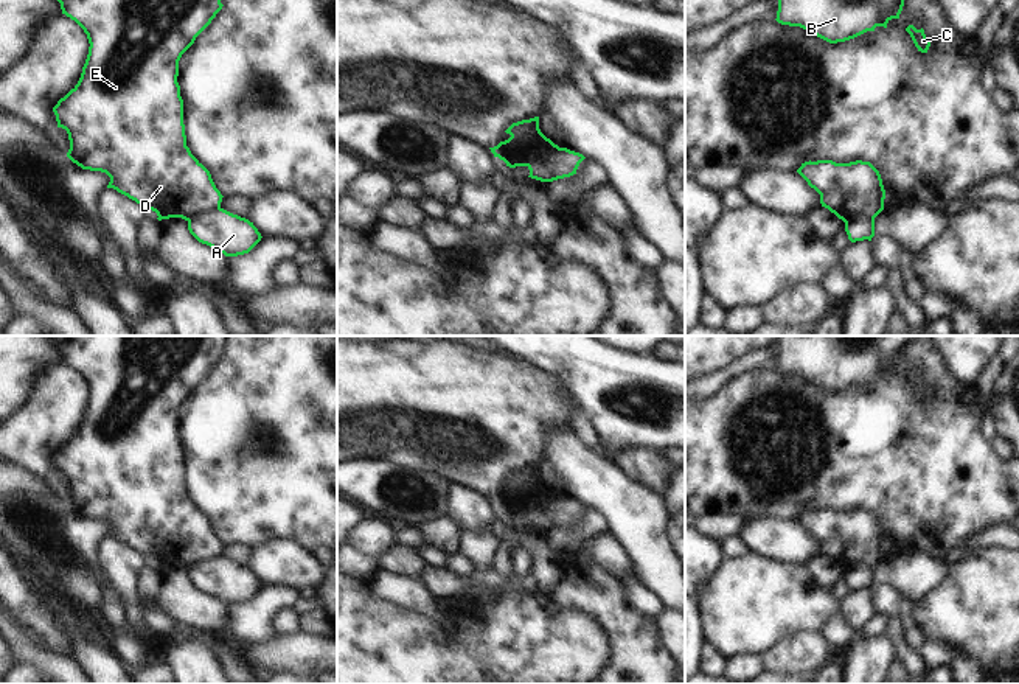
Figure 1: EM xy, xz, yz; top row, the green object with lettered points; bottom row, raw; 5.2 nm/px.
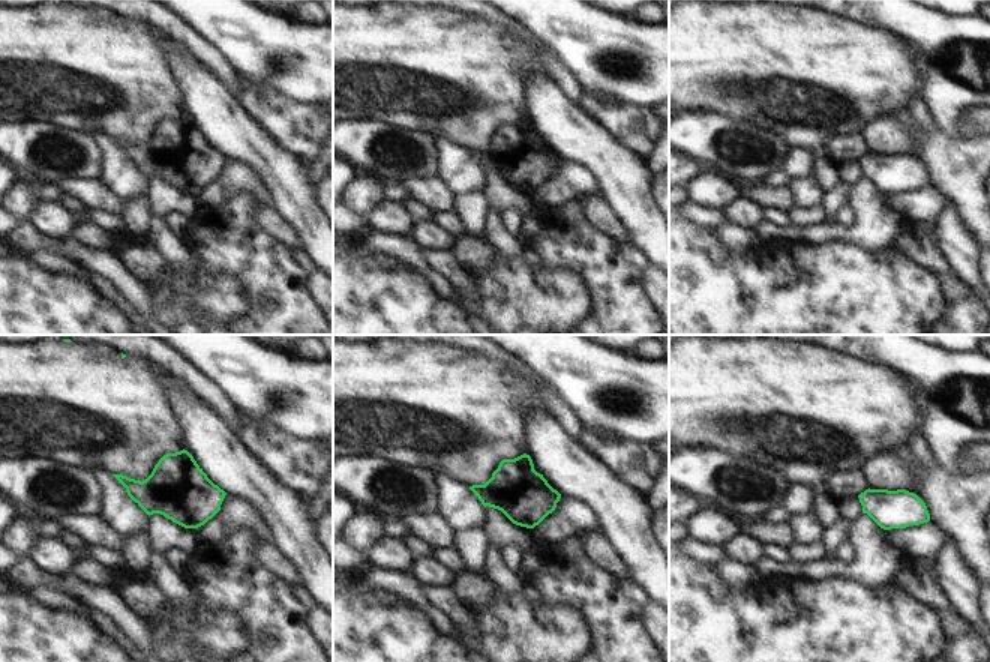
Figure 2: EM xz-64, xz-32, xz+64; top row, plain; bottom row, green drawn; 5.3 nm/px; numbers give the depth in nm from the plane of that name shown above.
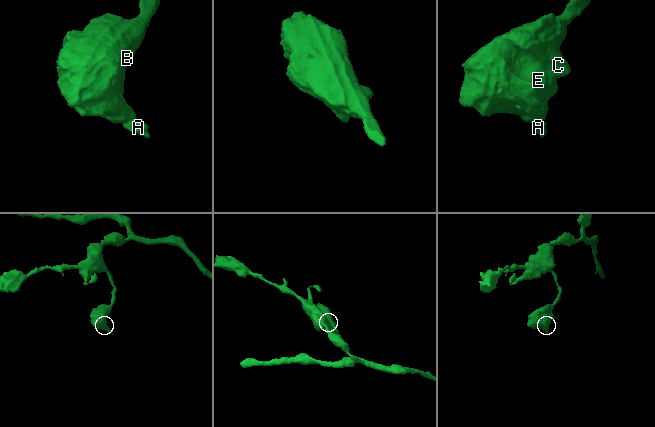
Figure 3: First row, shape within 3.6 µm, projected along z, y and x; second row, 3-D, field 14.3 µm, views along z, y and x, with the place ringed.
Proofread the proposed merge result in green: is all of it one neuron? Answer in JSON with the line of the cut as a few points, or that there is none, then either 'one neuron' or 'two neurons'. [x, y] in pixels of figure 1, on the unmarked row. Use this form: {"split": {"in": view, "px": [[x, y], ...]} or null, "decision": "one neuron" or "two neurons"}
{"split": {"in": "xz", "px": [[561, 496], [544, 509], [552, 519], [552, 527]]}, "decision": "two neurons"}

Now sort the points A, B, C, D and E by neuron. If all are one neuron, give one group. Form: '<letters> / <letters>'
A / B C D E

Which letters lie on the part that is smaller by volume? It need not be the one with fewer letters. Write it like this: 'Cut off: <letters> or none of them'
Cut off: A

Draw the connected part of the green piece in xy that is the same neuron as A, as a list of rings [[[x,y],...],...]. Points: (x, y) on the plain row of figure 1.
[[[224,557],[194,563],[188,578],[199,591],[225,605],[249,602],[263,586],[253,571]]]

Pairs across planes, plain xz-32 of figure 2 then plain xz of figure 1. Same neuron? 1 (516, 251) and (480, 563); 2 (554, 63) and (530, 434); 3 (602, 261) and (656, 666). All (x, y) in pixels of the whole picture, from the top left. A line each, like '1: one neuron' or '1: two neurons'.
1: two neurons
2: two neurons
3: one neuron

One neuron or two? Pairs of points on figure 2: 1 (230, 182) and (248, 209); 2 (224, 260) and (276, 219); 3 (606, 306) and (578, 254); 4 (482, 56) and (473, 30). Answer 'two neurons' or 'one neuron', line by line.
1: two neurons
2: two neurons
3: one neuron
4: one neuron

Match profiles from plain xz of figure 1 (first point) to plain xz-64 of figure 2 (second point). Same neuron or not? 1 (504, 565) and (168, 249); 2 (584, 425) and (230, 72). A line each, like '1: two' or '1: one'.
1: one
2: one

